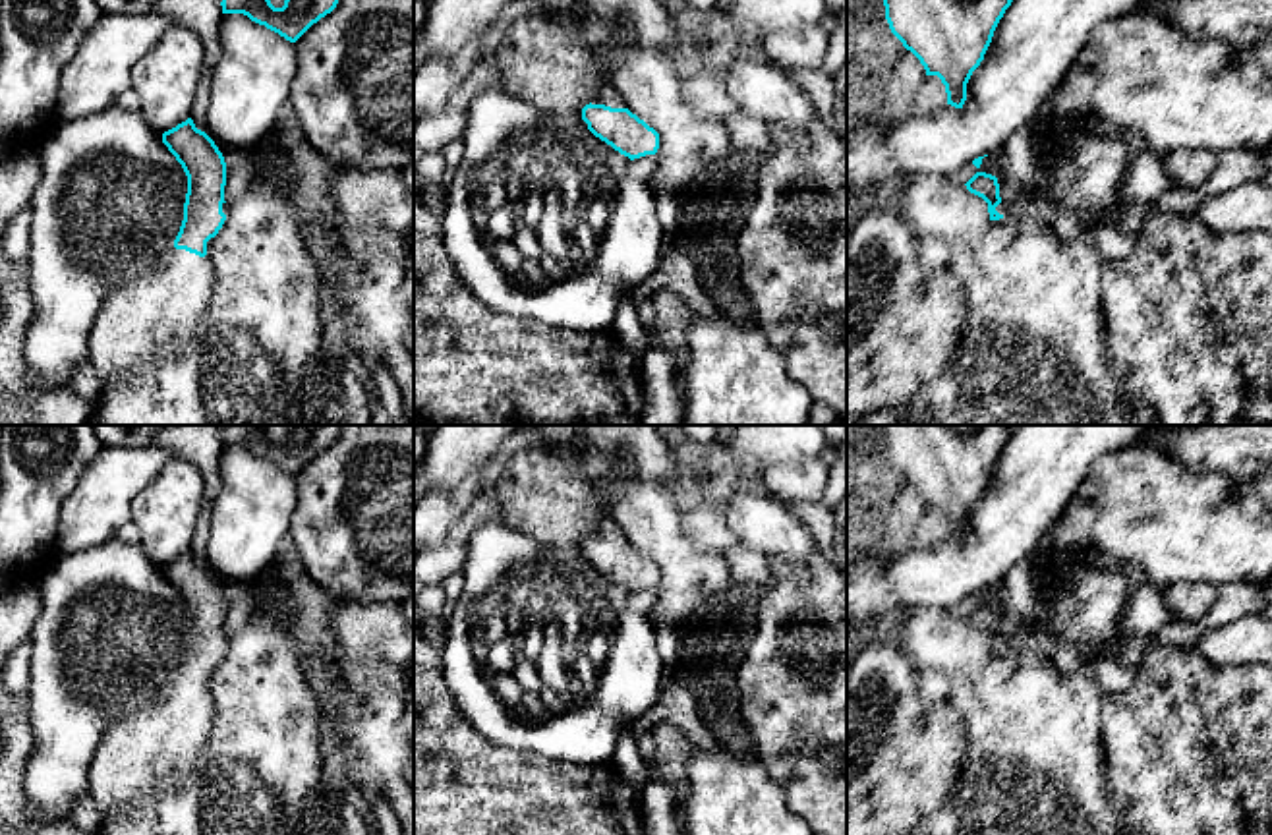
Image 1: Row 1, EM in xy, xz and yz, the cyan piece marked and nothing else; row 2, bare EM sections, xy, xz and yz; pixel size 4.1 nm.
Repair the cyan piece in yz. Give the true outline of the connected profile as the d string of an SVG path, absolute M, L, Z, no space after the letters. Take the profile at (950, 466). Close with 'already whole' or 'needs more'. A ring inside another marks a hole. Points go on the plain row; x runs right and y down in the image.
M880 425L891 466L945 518L947 537L963 541L967 516L984 493L994 464L1011 439L1007 425Z; already whole

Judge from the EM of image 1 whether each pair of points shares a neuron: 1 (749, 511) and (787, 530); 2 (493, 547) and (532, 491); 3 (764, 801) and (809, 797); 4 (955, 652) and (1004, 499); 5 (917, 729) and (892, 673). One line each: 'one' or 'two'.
1: one
2: two
3: two
4: two
5: one

